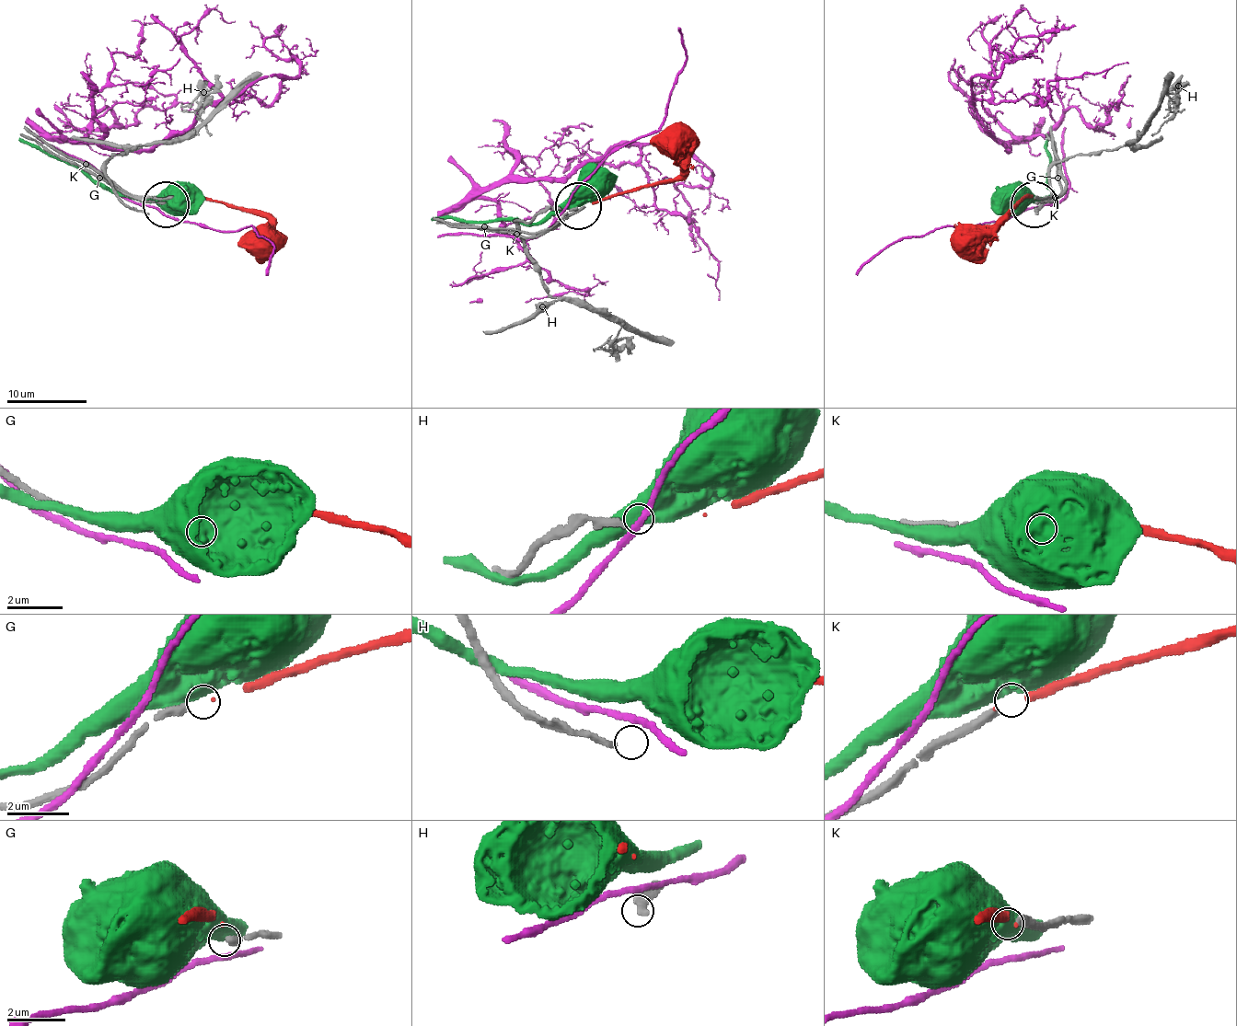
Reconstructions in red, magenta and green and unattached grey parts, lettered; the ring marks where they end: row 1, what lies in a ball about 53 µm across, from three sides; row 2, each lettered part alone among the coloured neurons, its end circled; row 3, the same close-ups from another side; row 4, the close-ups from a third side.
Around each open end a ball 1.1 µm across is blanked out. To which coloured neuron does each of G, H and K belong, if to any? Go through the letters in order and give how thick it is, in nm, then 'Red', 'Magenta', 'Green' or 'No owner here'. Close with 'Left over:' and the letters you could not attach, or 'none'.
G: Thickness 280 nm. No owner here
H: Thickness 200 nm. No owner here
K: Thickness 300 nm. Red
Left over: G, H

